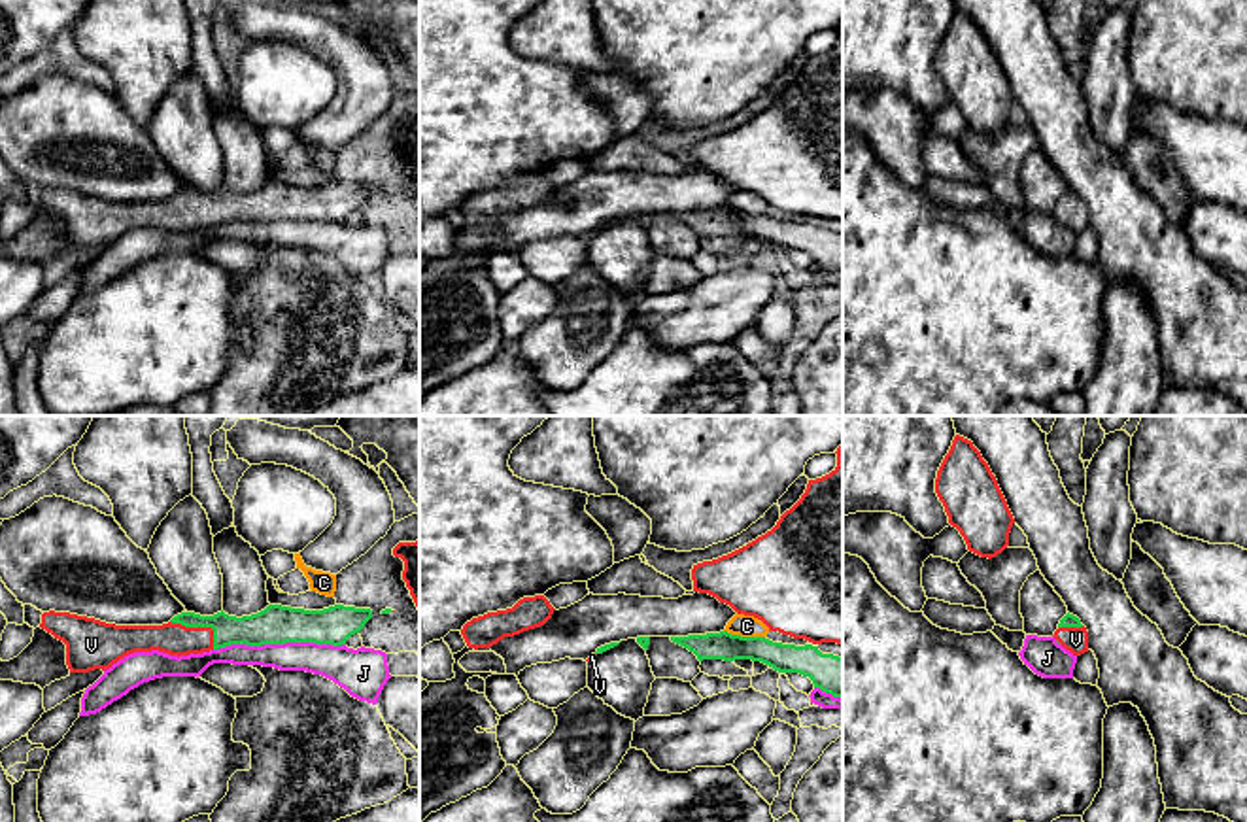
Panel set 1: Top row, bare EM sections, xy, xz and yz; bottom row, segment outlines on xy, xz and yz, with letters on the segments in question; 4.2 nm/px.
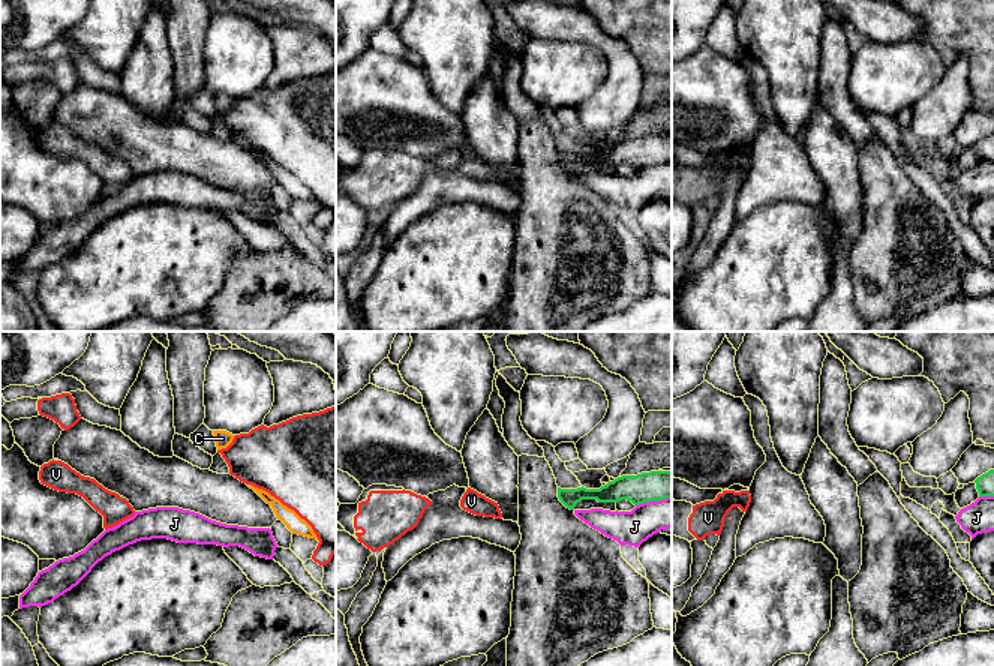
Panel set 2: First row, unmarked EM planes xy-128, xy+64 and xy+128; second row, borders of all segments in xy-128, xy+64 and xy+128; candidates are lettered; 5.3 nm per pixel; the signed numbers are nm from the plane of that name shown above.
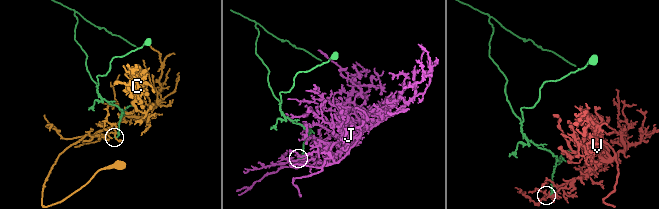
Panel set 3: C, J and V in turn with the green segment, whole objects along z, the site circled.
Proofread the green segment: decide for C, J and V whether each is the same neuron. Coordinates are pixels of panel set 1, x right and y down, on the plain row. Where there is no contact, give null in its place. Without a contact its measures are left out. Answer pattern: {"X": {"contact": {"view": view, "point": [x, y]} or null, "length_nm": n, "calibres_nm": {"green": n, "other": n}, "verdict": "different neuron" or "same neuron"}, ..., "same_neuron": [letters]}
{"C": {"contact": {"view": "xz", "point": [745, 214]}, "length_nm": 180, "calibres_nm": {"green": 130, "other": 100}, "verdict": "different neuron"}, "J": {"contact": {"view": "xy", "point": [278, 220]}, "length_nm": 550, "calibres_nm": {"green": 170, "other": 140}, "verdict": "different neuron"}, "V": {"contact": {"view": "xy", "point": [201, 203]}, "length_nm": 220, "calibres_nm": {"green": 140, "other": 140}, "verdict": "different neuron"}, "same_neuron": []}

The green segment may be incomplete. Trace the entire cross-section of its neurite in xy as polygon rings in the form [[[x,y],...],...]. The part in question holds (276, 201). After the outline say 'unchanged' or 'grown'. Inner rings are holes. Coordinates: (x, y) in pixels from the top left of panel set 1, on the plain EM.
[[[268,181],[251,193],[229,193],[223,187],[214,193],[181,189],[172,200],[185,204],[212,204],[214,227],[231,221],[285,221],[285,219],[316,219],[342,223],[359,210],[372,195],[370,185],[355,185],[334,181],[323,187],[304,187],[282,181]]]; unchanged

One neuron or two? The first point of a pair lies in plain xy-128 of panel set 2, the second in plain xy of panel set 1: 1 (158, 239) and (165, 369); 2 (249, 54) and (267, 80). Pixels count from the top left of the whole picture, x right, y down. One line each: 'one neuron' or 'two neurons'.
1: one neuron
2: one neuron

